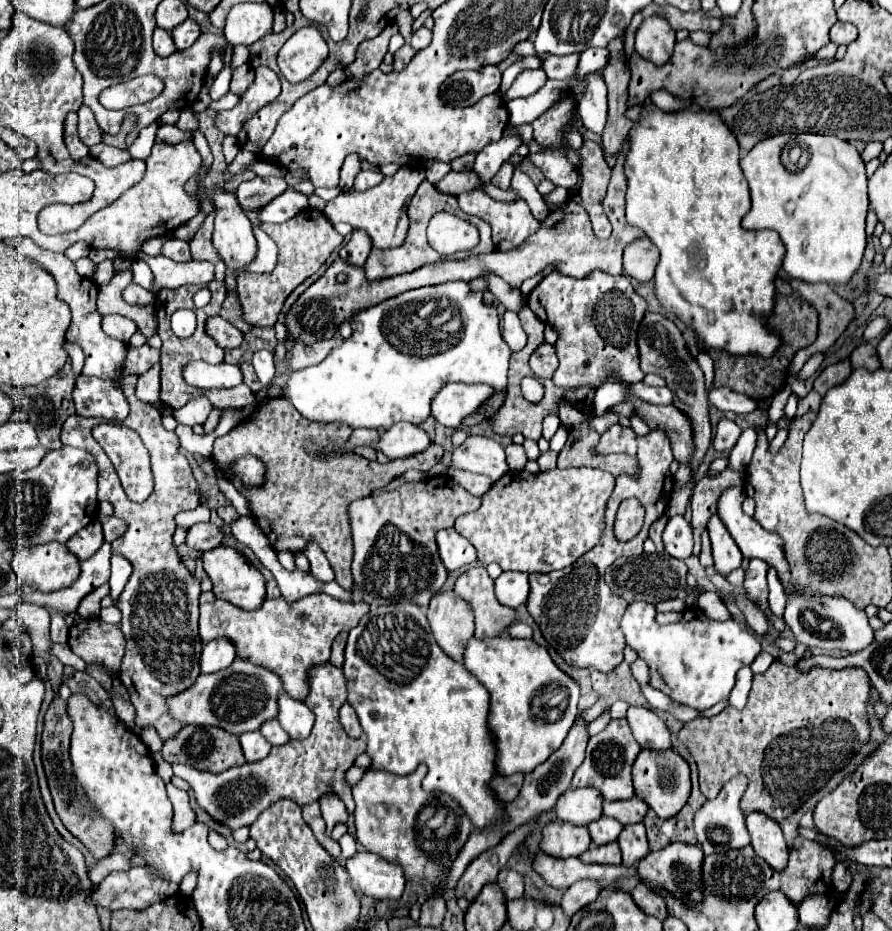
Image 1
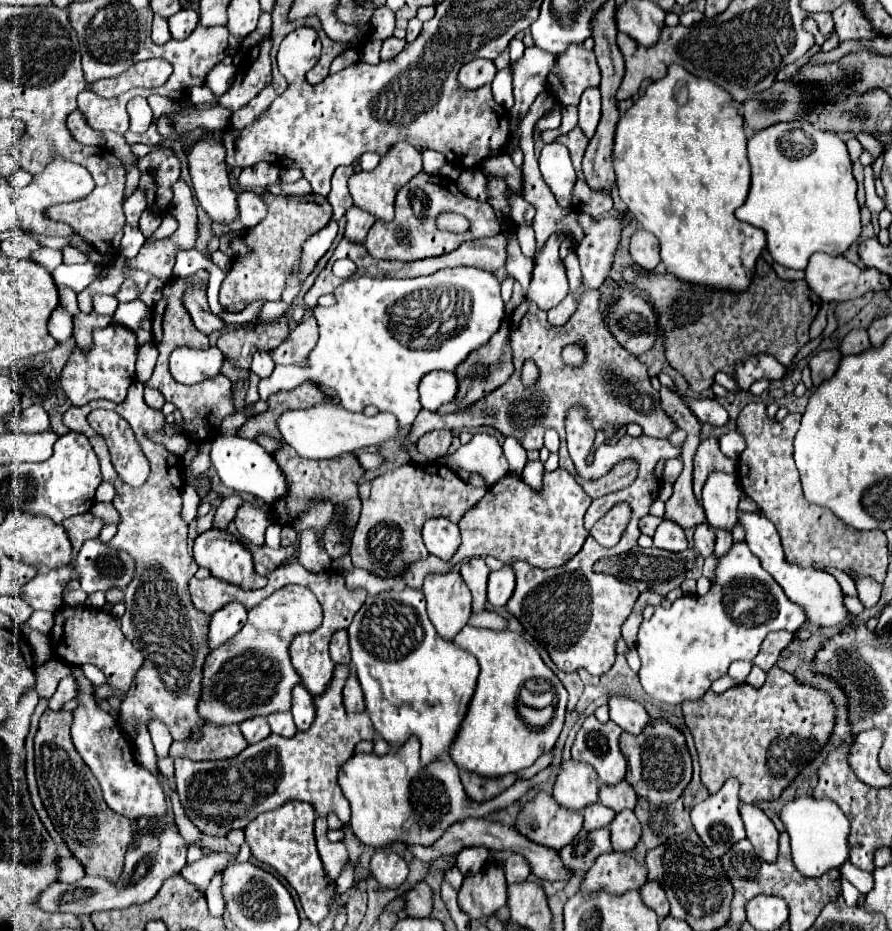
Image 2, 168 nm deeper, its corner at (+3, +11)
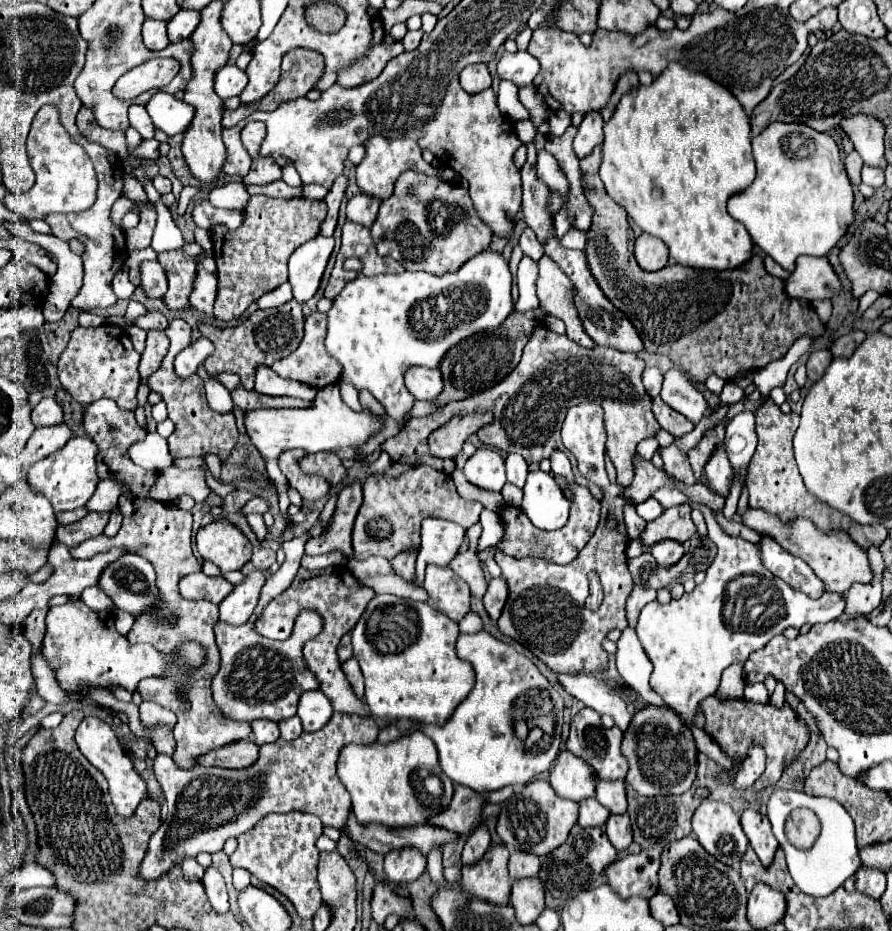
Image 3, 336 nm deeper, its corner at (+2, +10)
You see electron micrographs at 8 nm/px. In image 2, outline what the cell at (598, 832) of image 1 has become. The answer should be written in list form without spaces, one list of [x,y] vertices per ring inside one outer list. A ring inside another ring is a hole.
[[[599,802],[597,804],[591,804],[587,808],[583,808],[583,828],[585,830],[593,830],[593,828],[603,828],[603,826],[609,826],[609,822],[613,820],[615,812],[607,806],[601,806]]]

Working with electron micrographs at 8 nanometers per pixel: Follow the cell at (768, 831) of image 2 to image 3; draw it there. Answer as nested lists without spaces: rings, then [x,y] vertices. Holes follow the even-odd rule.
[[[746,809],[742,813],[742,829],[762,865],[770,865],[770,861],[774,859],[774,851],[778,849],[778,841],[770,829],[768,817],[760,811]]]

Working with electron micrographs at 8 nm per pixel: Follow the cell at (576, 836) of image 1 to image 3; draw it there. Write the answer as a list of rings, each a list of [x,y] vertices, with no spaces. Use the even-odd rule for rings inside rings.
[[[532,781],[514,791],[502,805],[496,831],[508,849],[518,849],[534,855],[548,855],[562,845],[570,829],[578,821],[578,803],[562,799],[554,793],[548,781]]]

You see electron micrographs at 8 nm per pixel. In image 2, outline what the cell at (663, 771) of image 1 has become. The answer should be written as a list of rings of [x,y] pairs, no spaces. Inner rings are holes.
[[[651,720],[641,734],[623,732],[619,738],[621,754],[627,760],[625,780],[633,786],[637,796],[653,802],[667,804],[681,796],[685,786],[691,782],[691,756],[685,746],[685,736],[667,720]]]

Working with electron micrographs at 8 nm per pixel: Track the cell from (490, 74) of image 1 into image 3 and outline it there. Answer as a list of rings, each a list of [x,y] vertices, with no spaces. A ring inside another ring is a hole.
[[[486,63],[468,65],[460,73],[460,85],[466,93],[480,93],[492,85],[492,77]]]

